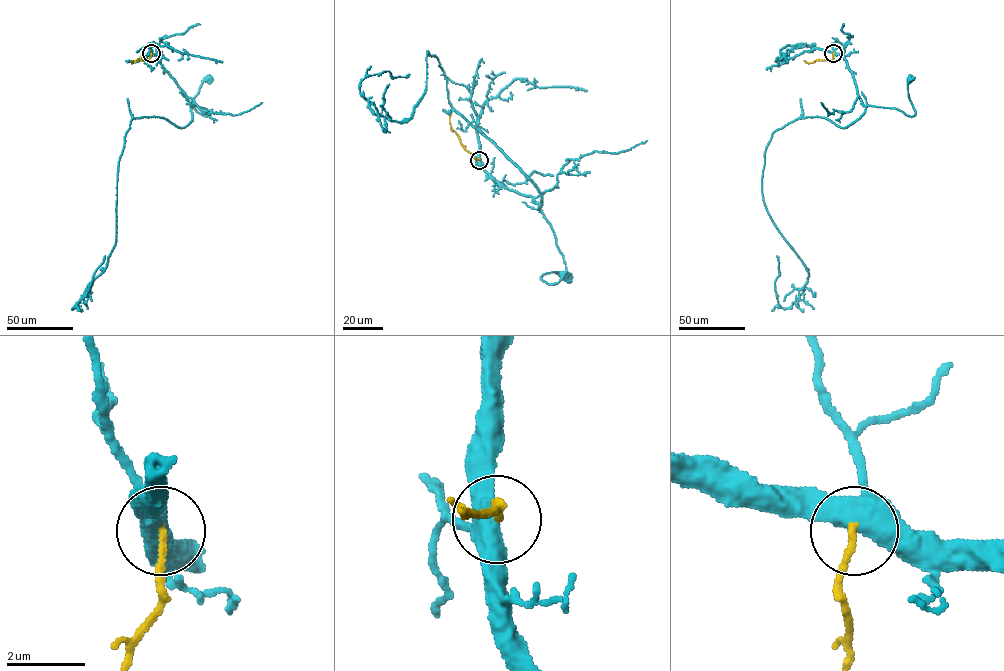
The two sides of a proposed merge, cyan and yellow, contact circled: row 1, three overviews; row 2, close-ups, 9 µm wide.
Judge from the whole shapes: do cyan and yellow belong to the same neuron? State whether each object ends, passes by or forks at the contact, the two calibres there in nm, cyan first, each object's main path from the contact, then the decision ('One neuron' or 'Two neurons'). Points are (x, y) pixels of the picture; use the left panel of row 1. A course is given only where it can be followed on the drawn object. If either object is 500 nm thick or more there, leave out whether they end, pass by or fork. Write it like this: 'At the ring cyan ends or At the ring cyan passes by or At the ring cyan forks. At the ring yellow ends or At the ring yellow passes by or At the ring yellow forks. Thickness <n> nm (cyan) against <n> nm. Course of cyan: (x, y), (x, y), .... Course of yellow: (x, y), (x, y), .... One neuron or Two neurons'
At the ring cyan forks. At the ring yellow ends. Thickness 460 nm (cyan) against 180 nm. Course of cyan: (151, 53), (159, 59), (190, 105), (206, 109), (208, 115), (204, 116), (192, 101), (201, 82), (208, 78). Course of yellow: (151, 53), (148, 60), (132, 63), (132, 60). One neuron

